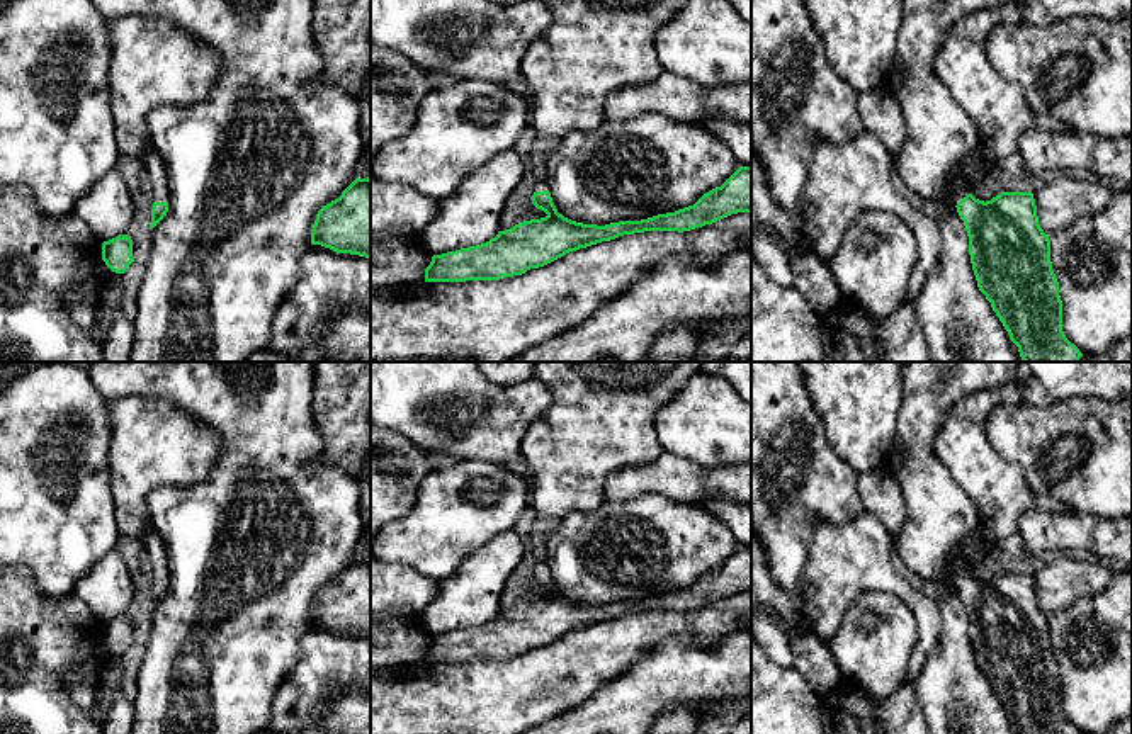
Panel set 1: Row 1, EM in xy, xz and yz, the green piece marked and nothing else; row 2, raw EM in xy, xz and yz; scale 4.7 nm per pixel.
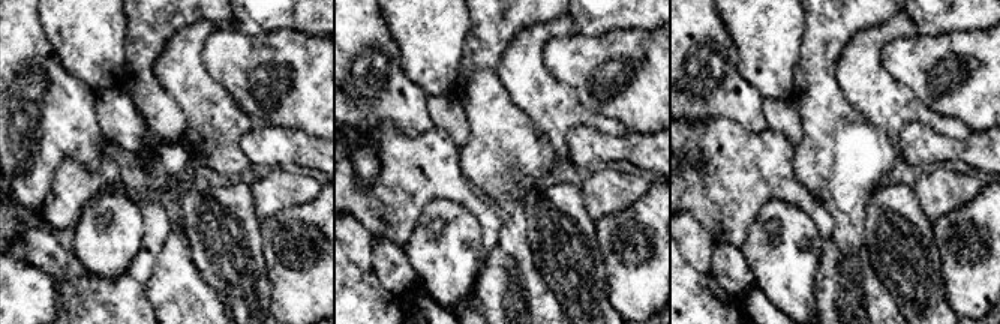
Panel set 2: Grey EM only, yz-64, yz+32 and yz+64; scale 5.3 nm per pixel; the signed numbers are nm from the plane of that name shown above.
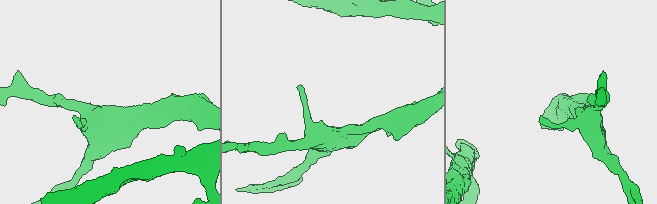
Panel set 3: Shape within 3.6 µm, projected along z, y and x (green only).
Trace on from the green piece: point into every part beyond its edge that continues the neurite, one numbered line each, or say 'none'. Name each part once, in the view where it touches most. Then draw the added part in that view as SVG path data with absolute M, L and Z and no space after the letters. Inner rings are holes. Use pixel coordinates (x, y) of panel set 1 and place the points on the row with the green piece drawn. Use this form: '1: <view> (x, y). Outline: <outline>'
1: xy (152, 160). Outline: M150 144L141 156L151 180L153 202L168 202L168 178L163 160Z

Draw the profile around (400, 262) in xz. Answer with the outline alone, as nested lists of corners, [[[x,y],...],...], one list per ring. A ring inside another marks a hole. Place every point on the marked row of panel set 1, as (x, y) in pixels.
[[[420,236],[371,241],[371,285],[403,289],[425,282],[432,262],[430,250]]]

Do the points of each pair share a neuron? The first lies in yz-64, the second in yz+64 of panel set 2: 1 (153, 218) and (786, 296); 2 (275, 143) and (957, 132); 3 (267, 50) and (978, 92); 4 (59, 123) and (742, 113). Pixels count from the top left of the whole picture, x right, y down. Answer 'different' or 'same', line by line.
1: different
2: different
3: same
4: same

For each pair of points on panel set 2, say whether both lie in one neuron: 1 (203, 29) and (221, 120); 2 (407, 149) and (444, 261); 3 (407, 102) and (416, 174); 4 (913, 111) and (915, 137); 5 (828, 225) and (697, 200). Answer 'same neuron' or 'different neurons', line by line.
1: same neuron
2: different neurons
3: different neurons
4: different neurons
5: same neuron

